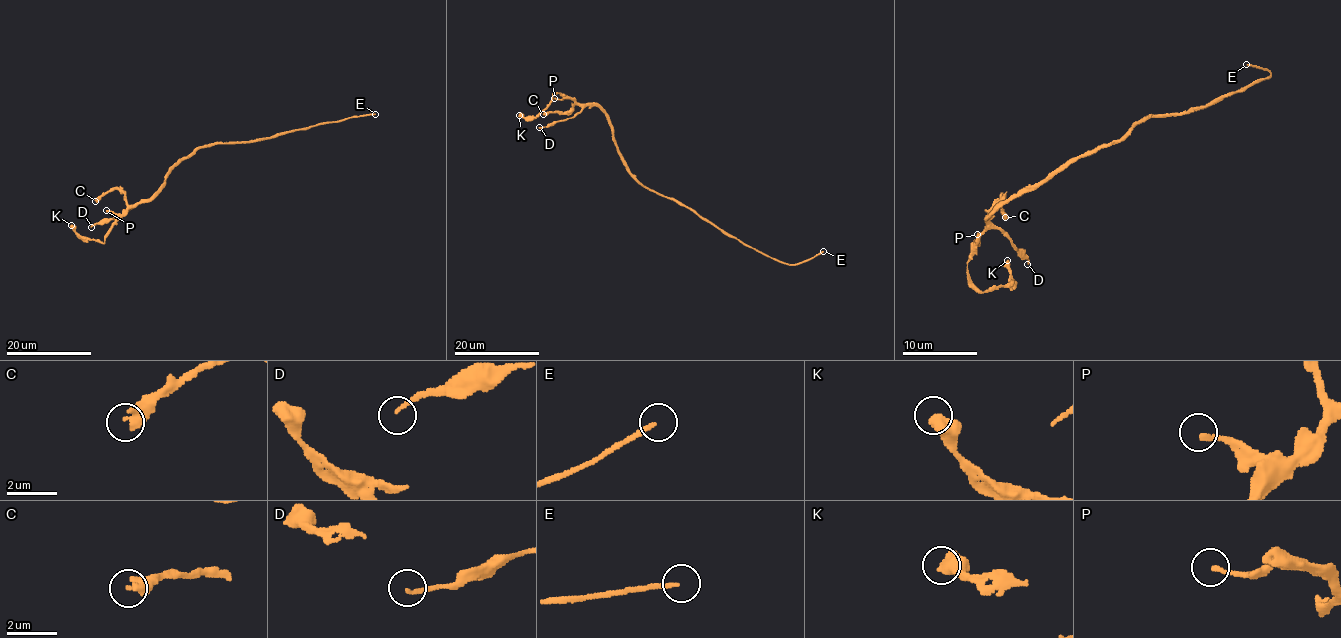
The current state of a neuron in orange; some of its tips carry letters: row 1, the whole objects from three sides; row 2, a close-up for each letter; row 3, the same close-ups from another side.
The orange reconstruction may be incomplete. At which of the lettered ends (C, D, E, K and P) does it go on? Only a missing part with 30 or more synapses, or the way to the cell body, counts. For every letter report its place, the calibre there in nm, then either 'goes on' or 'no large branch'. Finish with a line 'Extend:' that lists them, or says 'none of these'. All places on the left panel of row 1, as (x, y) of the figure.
C: at (95, 201); 380 nm thick; no large branch
D: at (91, 227); 130 nm thick; no large branch
E: at (375, 114); 150 nm thick; goes on
K: at (71, 225); 600 nm thick; no large branch
P: at (106, 210); 190 nm thick; no large branch
Extend: E

